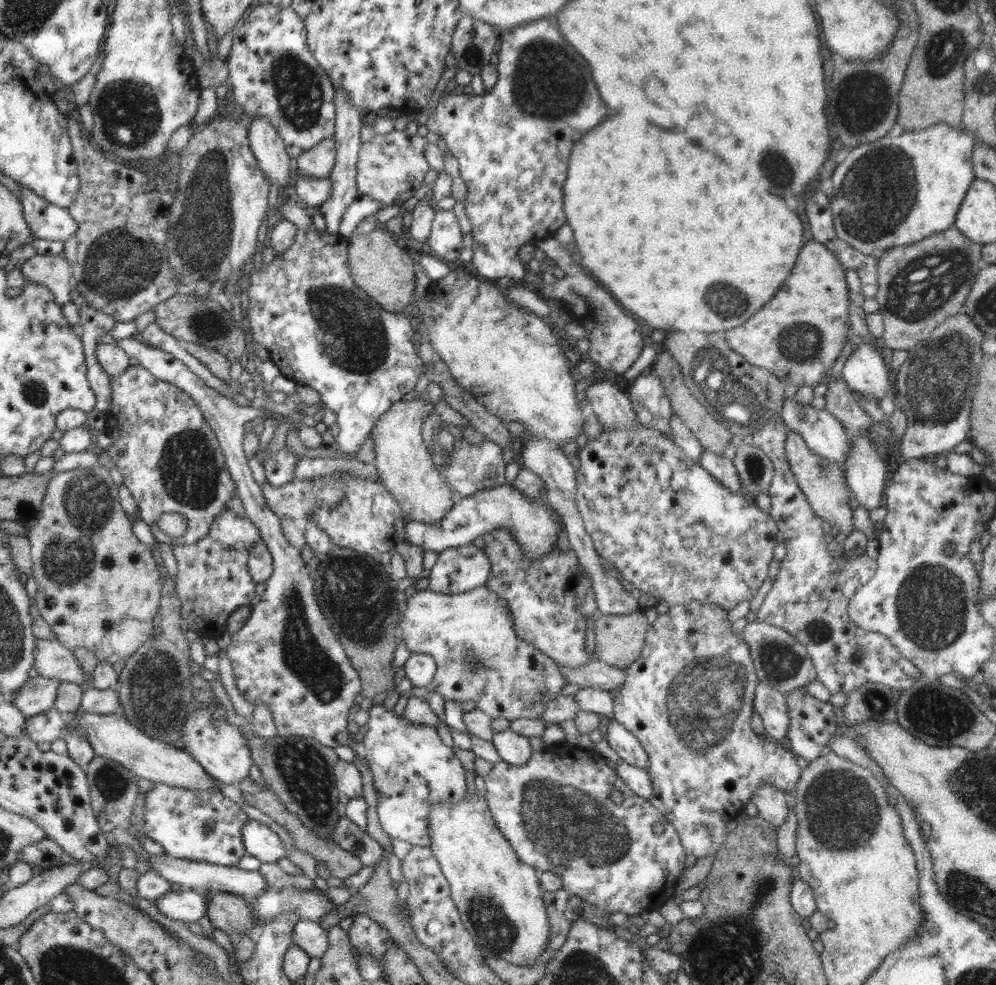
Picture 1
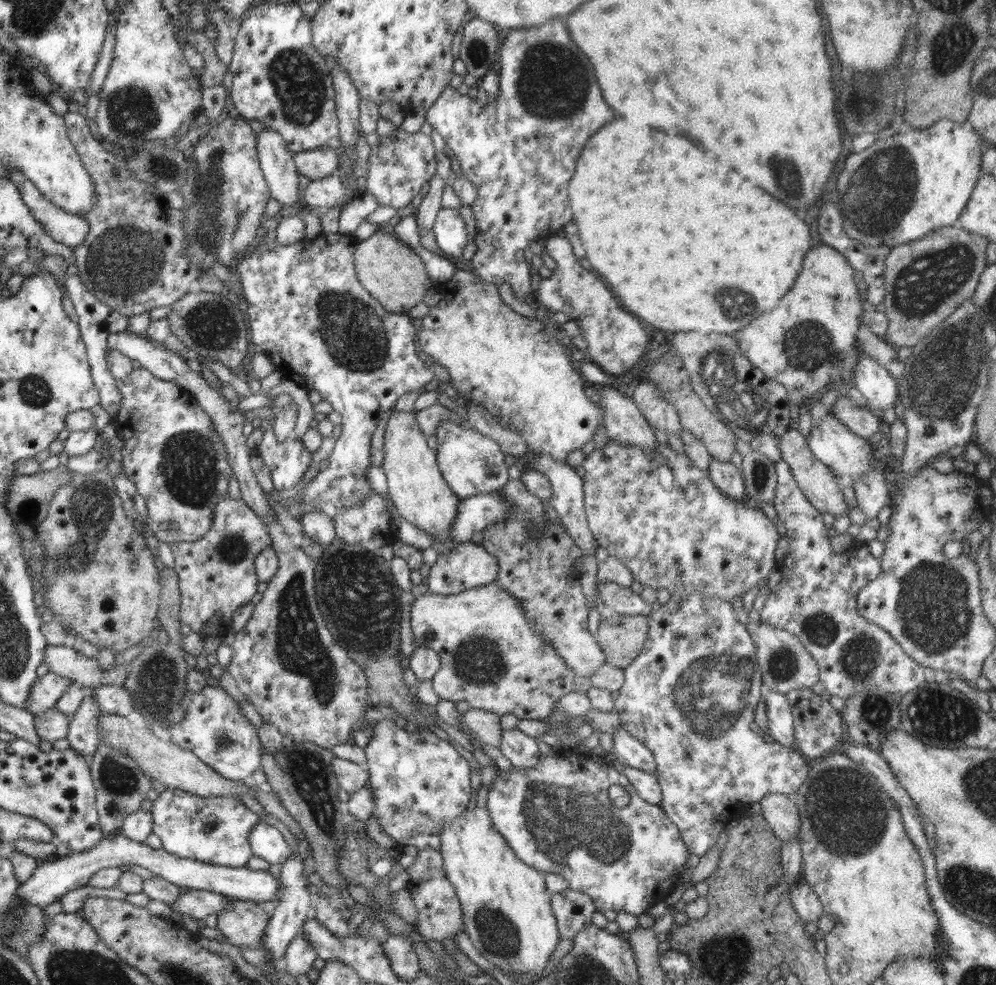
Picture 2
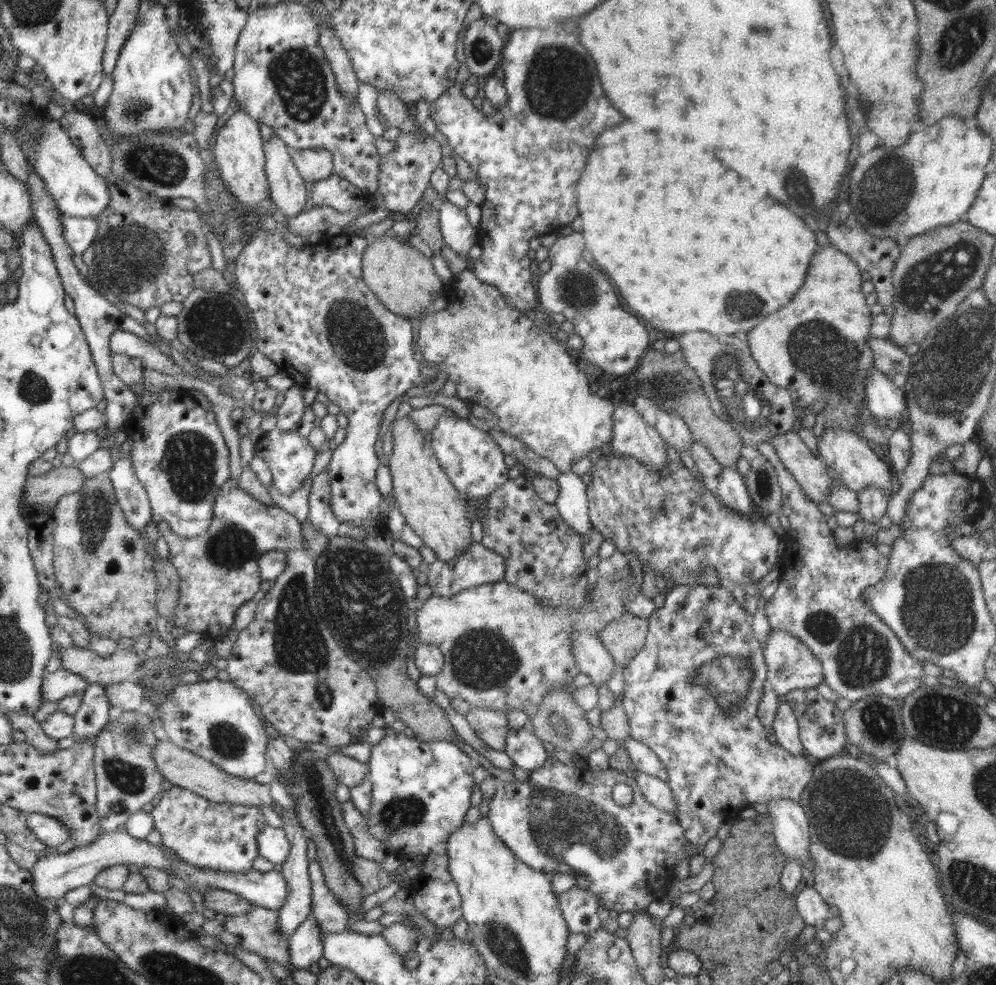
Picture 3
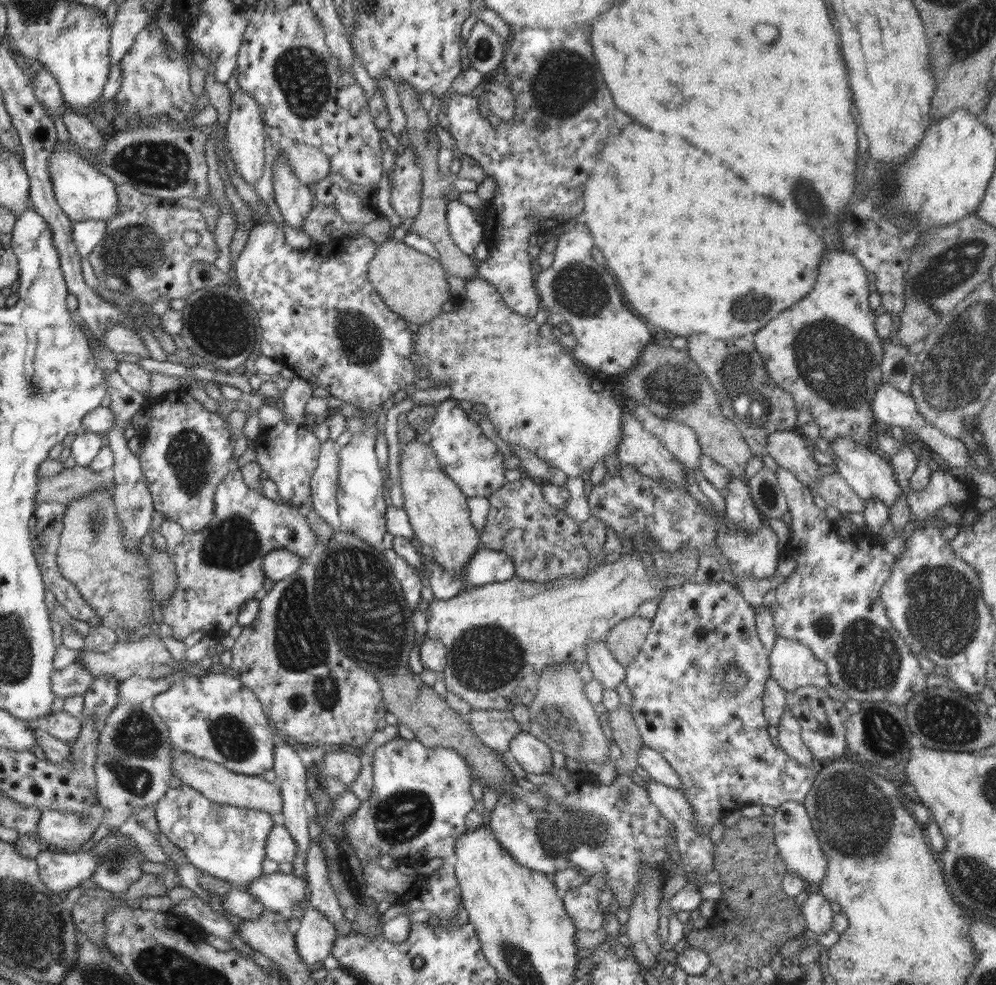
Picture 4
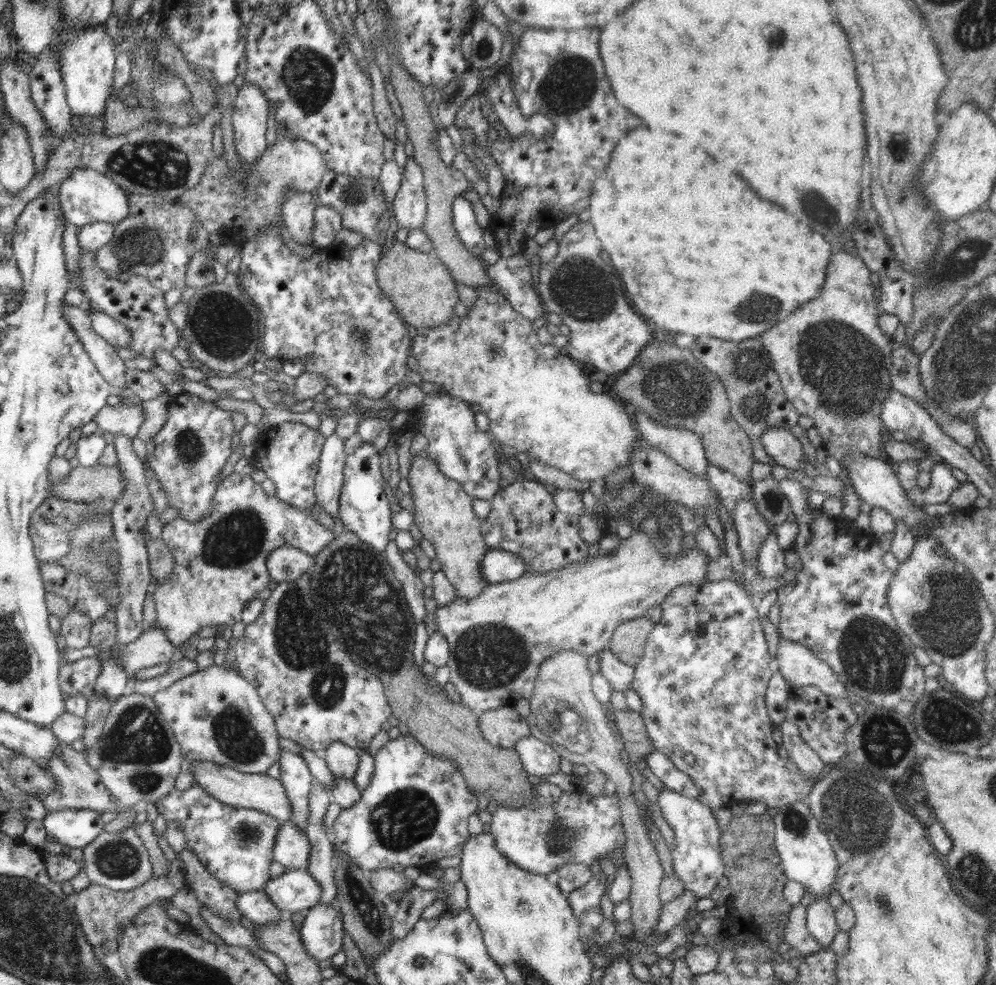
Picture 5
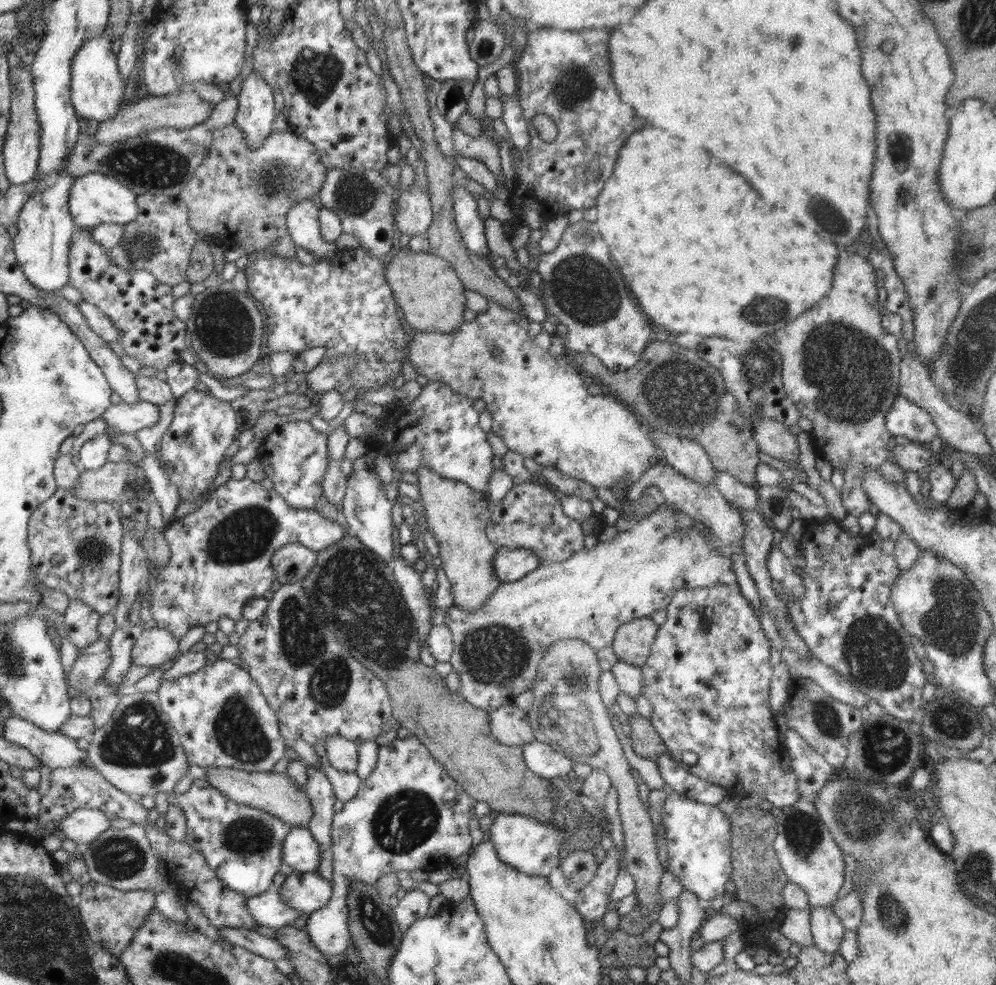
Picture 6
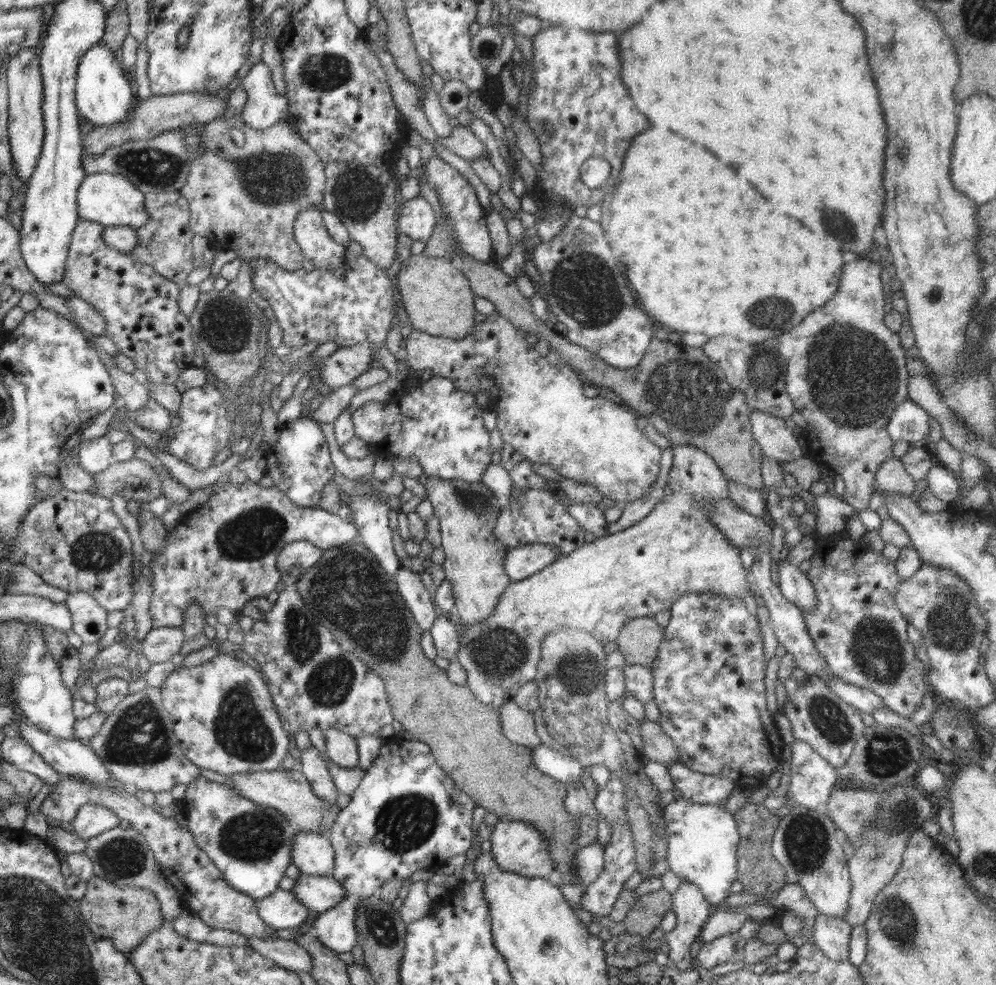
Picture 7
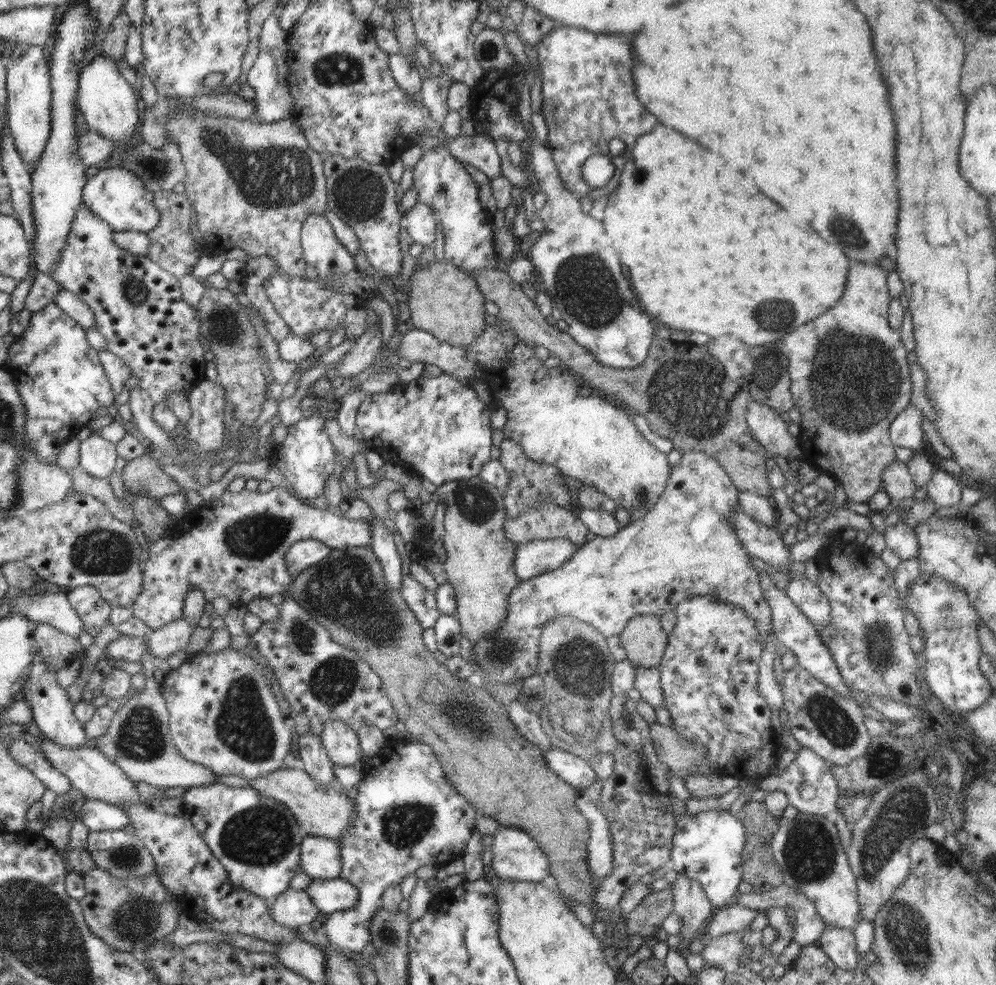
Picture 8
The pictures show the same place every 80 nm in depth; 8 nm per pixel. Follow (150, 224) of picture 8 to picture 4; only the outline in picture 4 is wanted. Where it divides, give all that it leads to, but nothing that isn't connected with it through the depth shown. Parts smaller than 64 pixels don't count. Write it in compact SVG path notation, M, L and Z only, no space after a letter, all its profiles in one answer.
M57 139L52 154L47 158L53 193L63 213L72 221L111 219L117 213L118 195L115 184L102 171L92 166L86 158L78 156L72 146Z

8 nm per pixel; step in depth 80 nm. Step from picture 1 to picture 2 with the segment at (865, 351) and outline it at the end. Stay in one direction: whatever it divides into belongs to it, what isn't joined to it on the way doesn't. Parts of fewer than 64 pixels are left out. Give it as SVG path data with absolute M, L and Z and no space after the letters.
M865 353L860 354L852 370L852 381L858 392L866 398L868 409L875 414L880 416L885 410L900 409L898 382L888 370L884 370L884 367Z

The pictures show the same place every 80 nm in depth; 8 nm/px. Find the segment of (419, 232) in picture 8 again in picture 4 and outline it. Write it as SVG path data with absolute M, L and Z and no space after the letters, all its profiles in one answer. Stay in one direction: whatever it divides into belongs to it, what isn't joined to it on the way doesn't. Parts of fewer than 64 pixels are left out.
M411 148L405 149L400 156L395 156L391 180L392 208L403 220L416 218L423 198L423 178L422 167Z

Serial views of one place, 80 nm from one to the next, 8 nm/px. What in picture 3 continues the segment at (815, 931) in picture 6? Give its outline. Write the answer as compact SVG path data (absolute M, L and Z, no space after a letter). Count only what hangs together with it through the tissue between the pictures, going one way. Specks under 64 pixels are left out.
M808 883L794 895L796 909L805 924L822 929L826 919L832 915L828 904L822 900L822 896Z

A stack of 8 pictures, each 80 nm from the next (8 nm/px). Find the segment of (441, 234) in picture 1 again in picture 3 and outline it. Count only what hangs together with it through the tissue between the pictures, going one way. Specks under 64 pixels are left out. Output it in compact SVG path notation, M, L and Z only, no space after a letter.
M444 200L439 206L439 225L443 241L454 251L468 254L478 242L478 228L472 227L463 208Z

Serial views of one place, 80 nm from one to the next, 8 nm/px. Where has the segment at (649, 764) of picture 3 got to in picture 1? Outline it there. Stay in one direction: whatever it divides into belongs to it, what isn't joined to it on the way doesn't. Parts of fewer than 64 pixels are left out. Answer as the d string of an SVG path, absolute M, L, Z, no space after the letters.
M614 720L608 721L606 725L605 739L621 760L632 766L648 770L648 753L636 735L633 735L625 726Z

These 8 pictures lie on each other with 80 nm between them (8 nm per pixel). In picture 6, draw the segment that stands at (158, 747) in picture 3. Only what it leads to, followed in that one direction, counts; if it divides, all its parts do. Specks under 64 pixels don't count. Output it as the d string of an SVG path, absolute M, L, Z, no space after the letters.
M206 767L206 776L207 781L226 798L244 806L269 812L292 826L302 827L302 824L308 824L309 818L313 815L305 789L297 786L285 773L274 773L273 770L246 772L235 768Z

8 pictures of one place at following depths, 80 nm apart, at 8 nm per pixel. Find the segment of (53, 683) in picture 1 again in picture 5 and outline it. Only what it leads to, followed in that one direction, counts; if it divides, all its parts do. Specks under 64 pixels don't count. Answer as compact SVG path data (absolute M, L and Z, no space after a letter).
M82 657L75 662L62 665L59 670L59 685L69 695L88 697L93 690L93 682L101 673L102 662L94 657Z

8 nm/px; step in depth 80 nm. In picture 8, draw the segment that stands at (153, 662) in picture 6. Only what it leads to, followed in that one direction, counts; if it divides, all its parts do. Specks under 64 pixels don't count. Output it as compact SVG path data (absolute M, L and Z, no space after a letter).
M184 617L165 624L163 628L152 630L148 638L149 654L157 661L166 660L178 650L184 649L197 625L190 625Z

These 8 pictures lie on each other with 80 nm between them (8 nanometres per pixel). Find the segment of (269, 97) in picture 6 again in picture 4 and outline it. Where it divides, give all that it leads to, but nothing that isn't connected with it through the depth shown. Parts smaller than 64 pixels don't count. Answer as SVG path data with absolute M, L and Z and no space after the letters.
M238 89L231 96L231 113L225 128L225 141L228 144L228 153L234 161L236 172L248 183L256 186L258 179L264 172L266 154L264 151L265 122L261 119L259 104L249 94Z

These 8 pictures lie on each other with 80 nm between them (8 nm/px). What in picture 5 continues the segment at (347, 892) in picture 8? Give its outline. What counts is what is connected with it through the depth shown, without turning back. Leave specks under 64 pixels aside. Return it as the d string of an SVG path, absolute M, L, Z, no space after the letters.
M306 869L286 870L278 878L264 883L262 892L270 897L267 903L274 903L289 915L320 904L322 885Z

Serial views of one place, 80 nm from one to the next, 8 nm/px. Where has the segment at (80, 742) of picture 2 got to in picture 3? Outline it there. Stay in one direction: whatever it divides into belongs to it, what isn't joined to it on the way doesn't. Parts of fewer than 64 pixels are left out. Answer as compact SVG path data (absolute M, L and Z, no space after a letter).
M86 685L81 695L79 709L74 714L73 738L95 738L109 723L108 712L111 704L105 691L105 685Z

